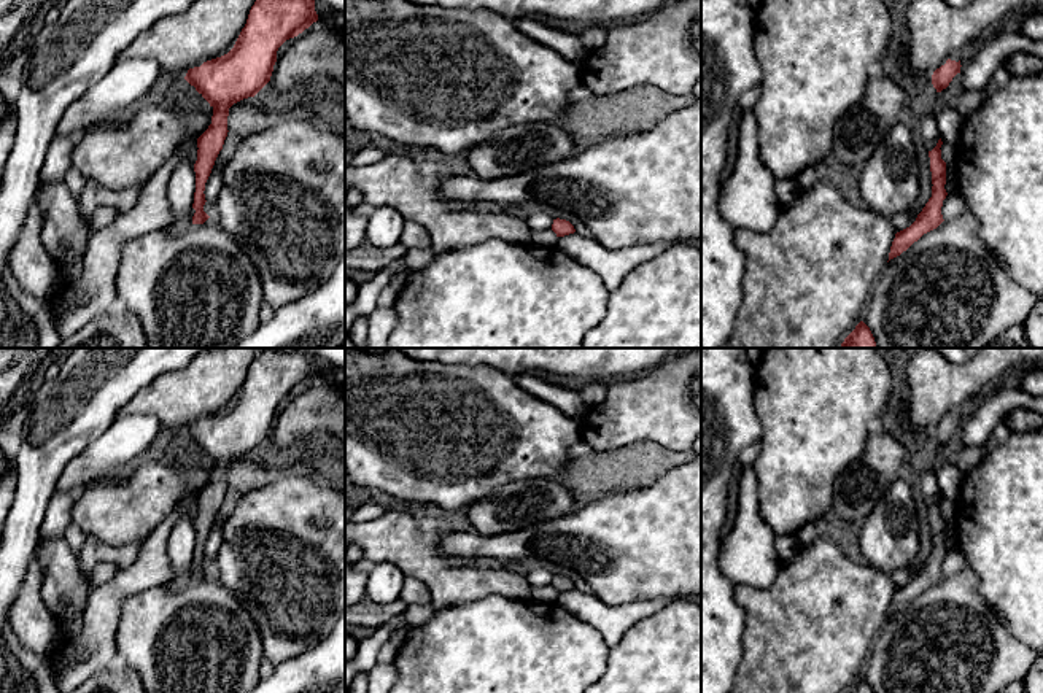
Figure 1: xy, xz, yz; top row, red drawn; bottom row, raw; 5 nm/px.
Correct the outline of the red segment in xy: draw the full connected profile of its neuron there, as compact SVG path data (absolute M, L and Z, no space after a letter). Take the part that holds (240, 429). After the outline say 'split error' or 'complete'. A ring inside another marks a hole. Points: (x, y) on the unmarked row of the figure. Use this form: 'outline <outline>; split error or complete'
outline M261 350L250 366L234 404L216 415L189 424L184 436L213 464L211 480L197 494L192 580L204 580L205 539L227 493L229 464L254 453L269 437L278 404L318 377L315 356L300 351Z; complete

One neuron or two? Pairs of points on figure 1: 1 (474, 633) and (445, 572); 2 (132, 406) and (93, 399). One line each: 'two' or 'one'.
1: two
2: two

